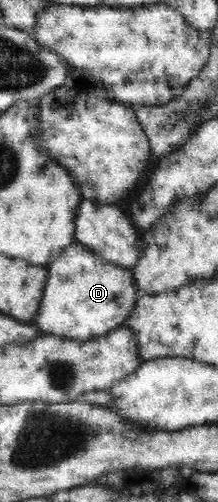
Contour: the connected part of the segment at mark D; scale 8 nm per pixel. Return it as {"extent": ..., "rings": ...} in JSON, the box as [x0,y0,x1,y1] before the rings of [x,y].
{"extent":[33,242,140,341],"rings":[[[78,242],[62,250],[48,265],[48,281],[33,319],[38,331],[77,341],[94,341],[128,321],[140,294],[132,269],[103,260]]]}

